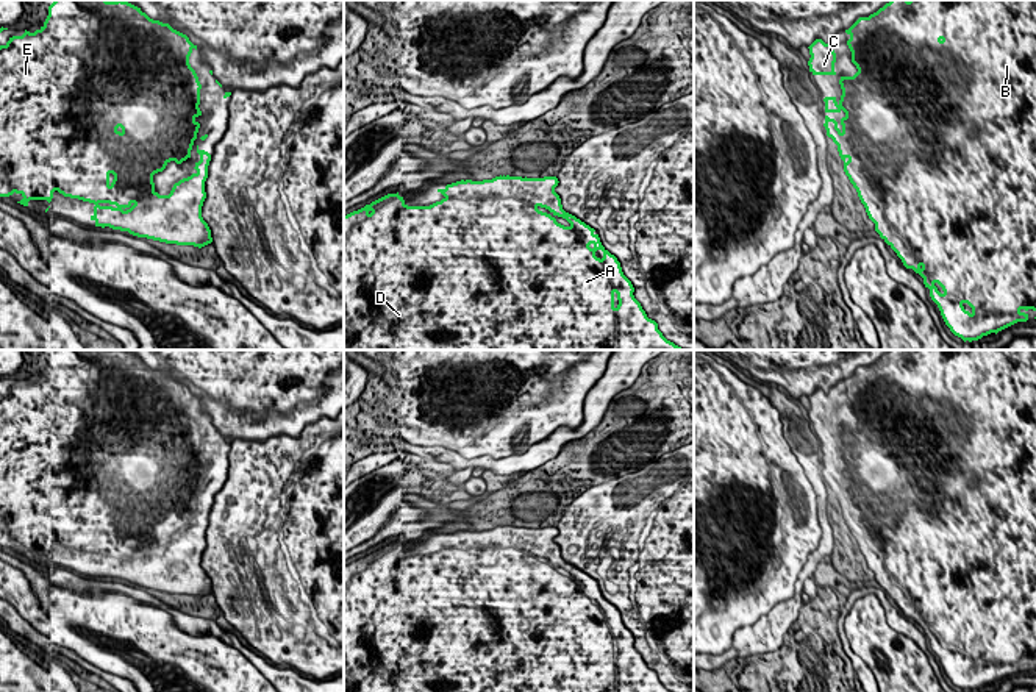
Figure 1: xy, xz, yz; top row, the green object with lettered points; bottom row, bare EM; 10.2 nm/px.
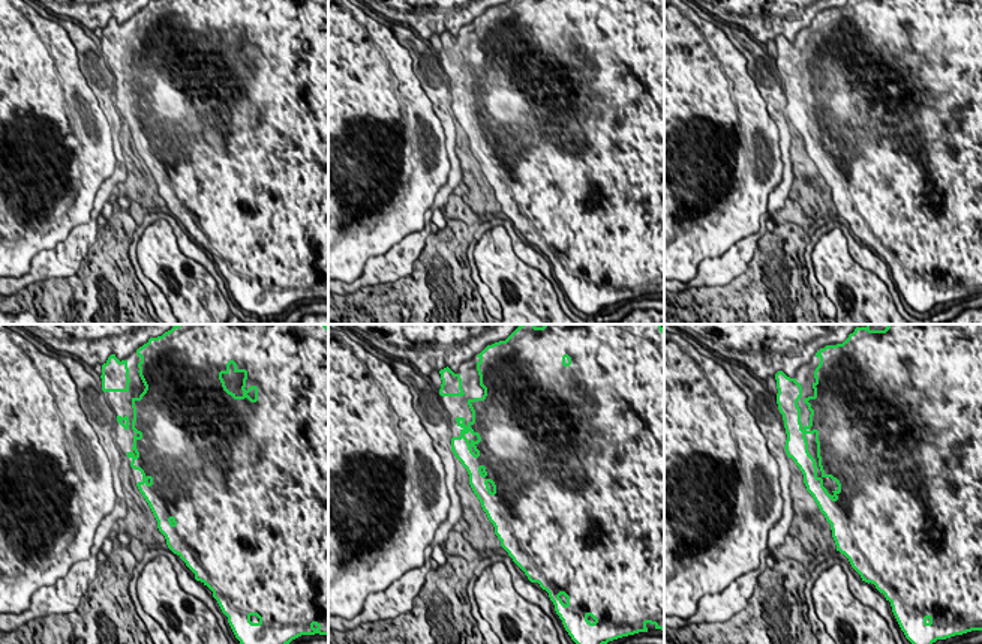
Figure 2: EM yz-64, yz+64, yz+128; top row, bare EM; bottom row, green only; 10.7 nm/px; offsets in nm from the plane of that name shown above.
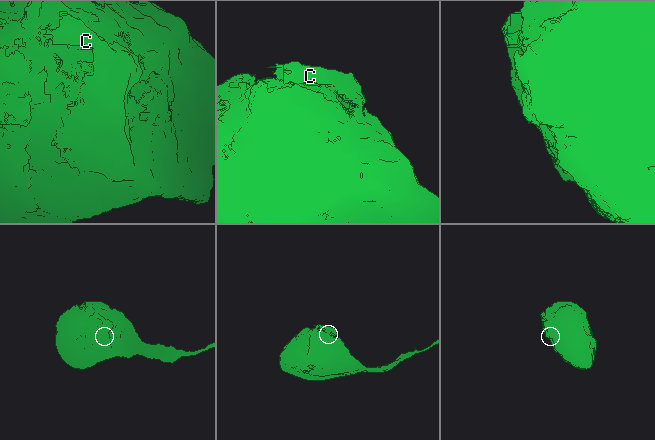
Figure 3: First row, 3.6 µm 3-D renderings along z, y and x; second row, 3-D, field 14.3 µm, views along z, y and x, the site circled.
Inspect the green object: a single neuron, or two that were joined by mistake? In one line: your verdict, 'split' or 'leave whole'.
leave whole

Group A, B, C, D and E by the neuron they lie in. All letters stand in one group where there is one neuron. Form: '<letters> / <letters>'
A B C D E

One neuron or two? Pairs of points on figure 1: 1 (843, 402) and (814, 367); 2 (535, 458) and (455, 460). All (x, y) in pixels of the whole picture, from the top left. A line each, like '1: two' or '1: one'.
1: one
2: one

